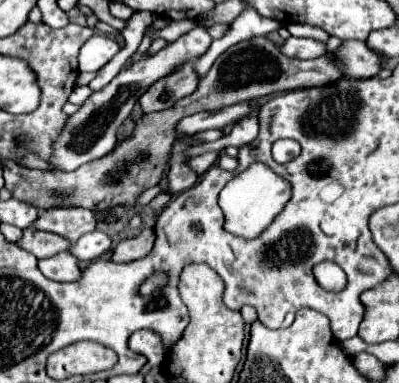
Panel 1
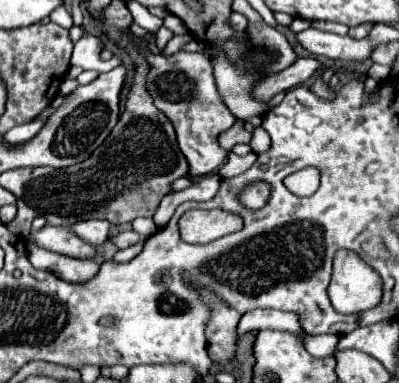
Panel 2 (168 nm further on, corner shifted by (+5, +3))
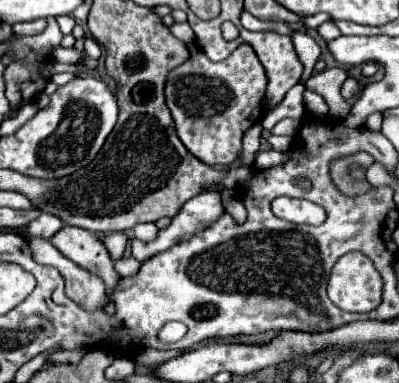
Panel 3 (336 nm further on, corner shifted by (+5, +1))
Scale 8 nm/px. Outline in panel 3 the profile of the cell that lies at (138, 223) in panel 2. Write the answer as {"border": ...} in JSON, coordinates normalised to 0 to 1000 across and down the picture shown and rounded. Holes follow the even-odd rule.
{"border":[[[356,582],[356,587],[336,593],[336,608],[341,608],[341,624],[351,624],[351,629],[381,629],[381,624],[391,624],[396,598],[386,582]]]}

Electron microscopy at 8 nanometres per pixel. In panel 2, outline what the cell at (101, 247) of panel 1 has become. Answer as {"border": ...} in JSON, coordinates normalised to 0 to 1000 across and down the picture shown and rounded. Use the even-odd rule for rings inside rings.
{"border":[[[311,603],[311,608],[296,608],[296,614],[286,614],[286,619],[271,619],[296,650],[311,650],[311,645],[326,645],[326,640],[336,640],[336,634],[346,634],[346,629],[366,629],[366,619],[356,619],[356,614],[346,614],[346,608],[336,608],[336,603]]]}

